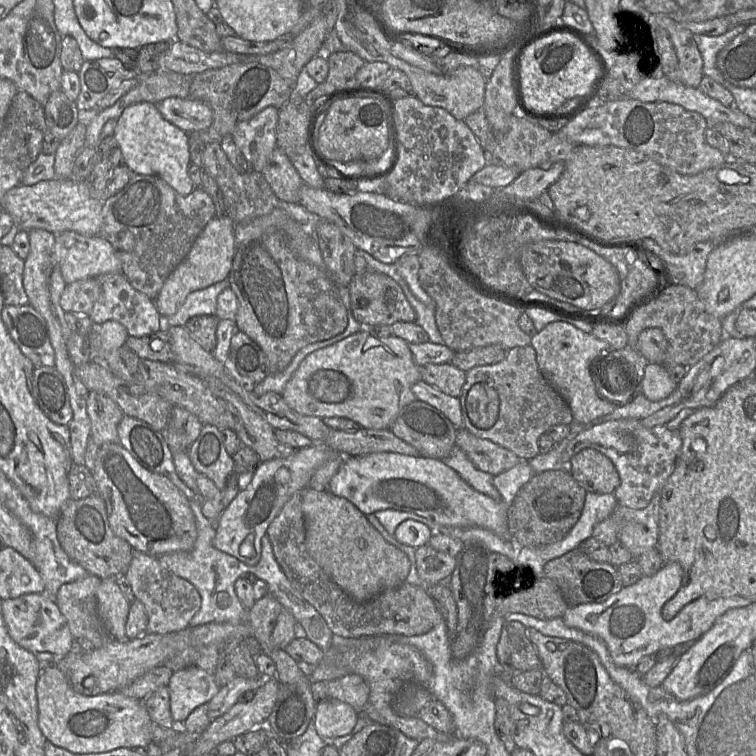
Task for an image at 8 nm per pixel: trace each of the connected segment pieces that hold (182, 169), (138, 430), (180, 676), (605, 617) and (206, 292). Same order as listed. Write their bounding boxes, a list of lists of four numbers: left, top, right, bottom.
[[113,102,195,196],[117,415,197,499],[167,666,221,727],[561,563,751,669],[160,278,229,330]]

